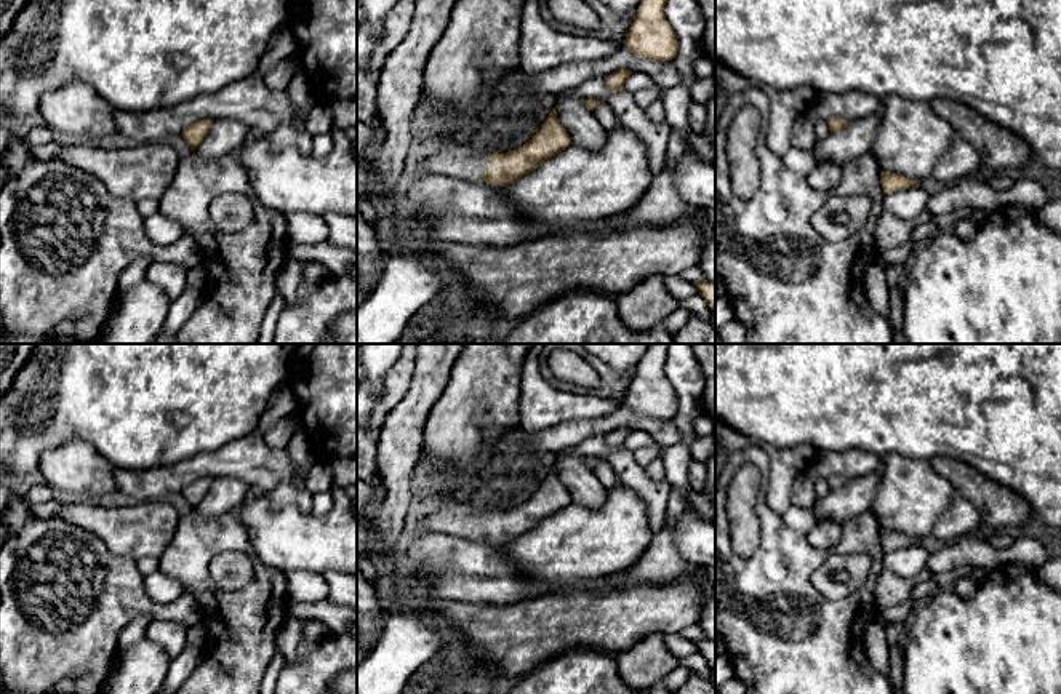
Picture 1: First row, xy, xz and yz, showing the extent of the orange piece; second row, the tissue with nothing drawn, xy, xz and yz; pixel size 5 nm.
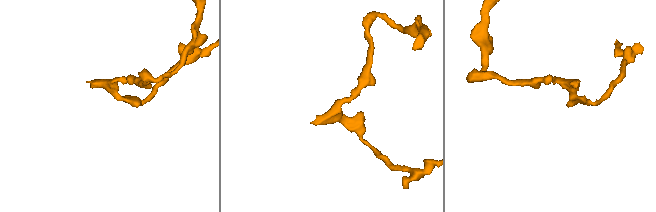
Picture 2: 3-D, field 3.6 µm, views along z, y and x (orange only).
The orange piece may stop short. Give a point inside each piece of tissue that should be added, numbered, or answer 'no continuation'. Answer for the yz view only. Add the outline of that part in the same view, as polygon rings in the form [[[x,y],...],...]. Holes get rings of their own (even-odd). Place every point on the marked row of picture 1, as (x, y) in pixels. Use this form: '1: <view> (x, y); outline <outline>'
no continuation

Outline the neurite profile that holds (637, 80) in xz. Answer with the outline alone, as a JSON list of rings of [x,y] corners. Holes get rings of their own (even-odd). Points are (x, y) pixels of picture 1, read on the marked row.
[[[632,72],[626,78],[623,91],[627,91],[627,93],[634,94],[635,91],[645,90],[645,88],[650,88],[650,86],[656,86],[658,90],[663,91],[663,88],[648,74]]]

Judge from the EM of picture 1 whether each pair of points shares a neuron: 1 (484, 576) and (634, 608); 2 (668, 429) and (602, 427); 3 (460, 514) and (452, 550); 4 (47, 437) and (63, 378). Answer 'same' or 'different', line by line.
1: different
2: same
3: different
4: same

